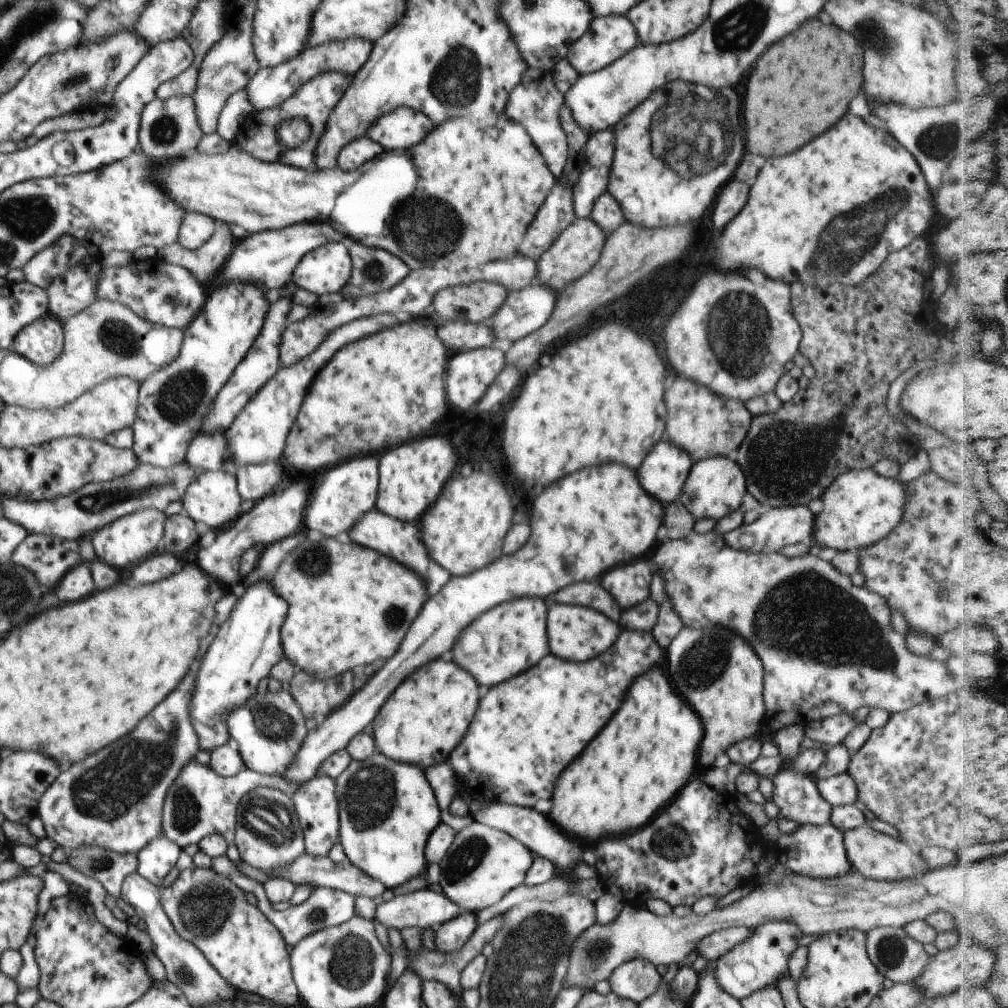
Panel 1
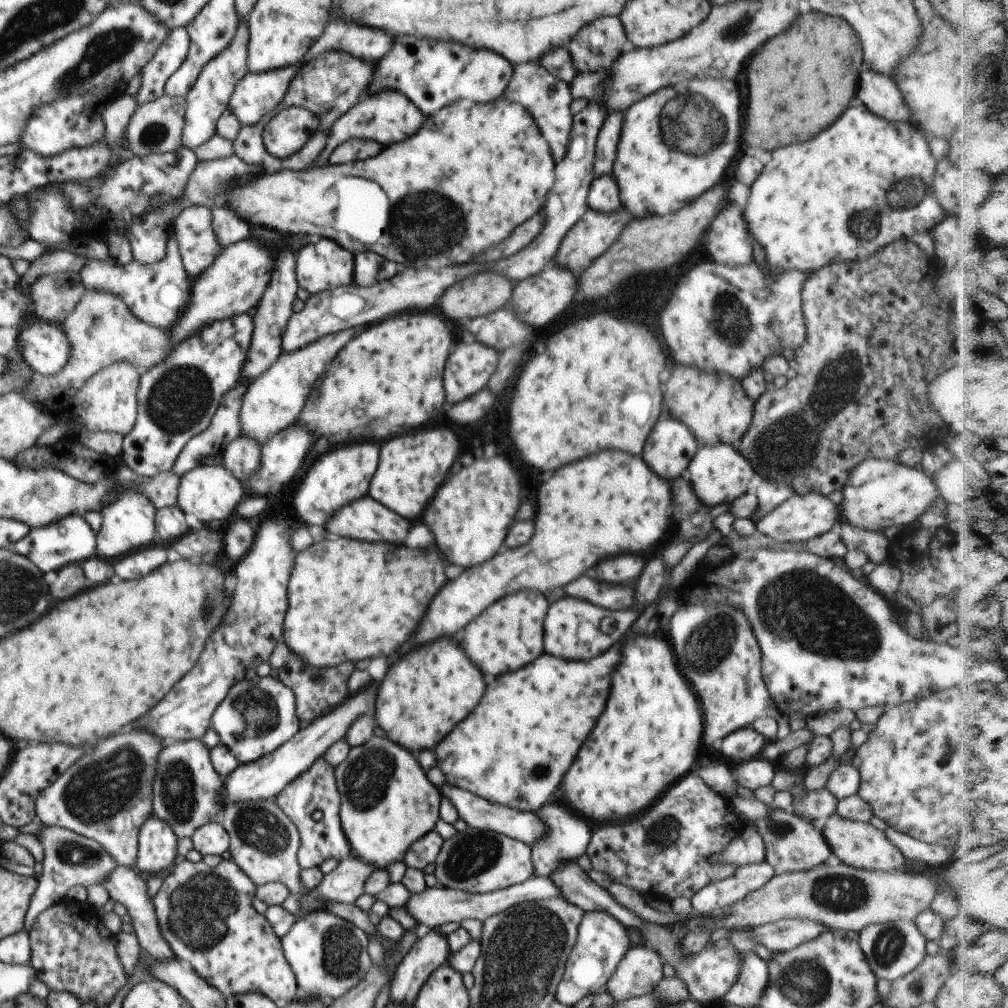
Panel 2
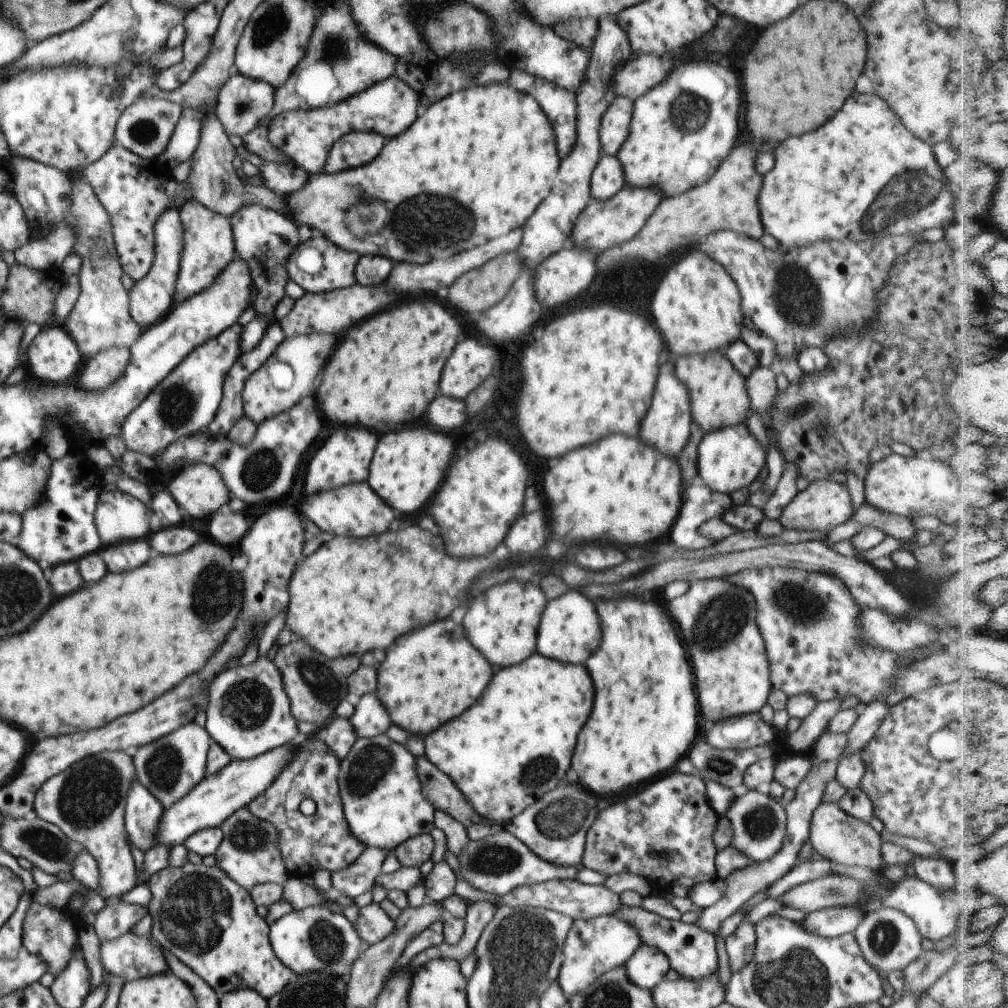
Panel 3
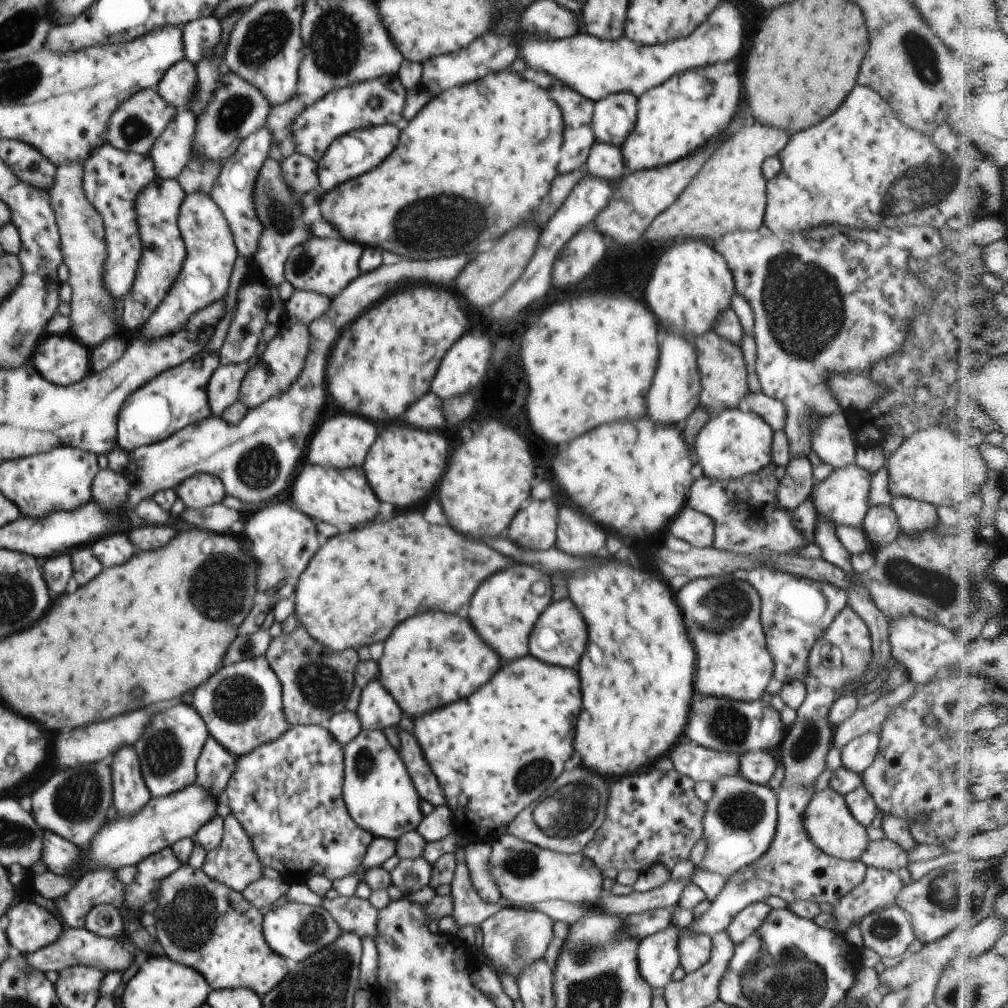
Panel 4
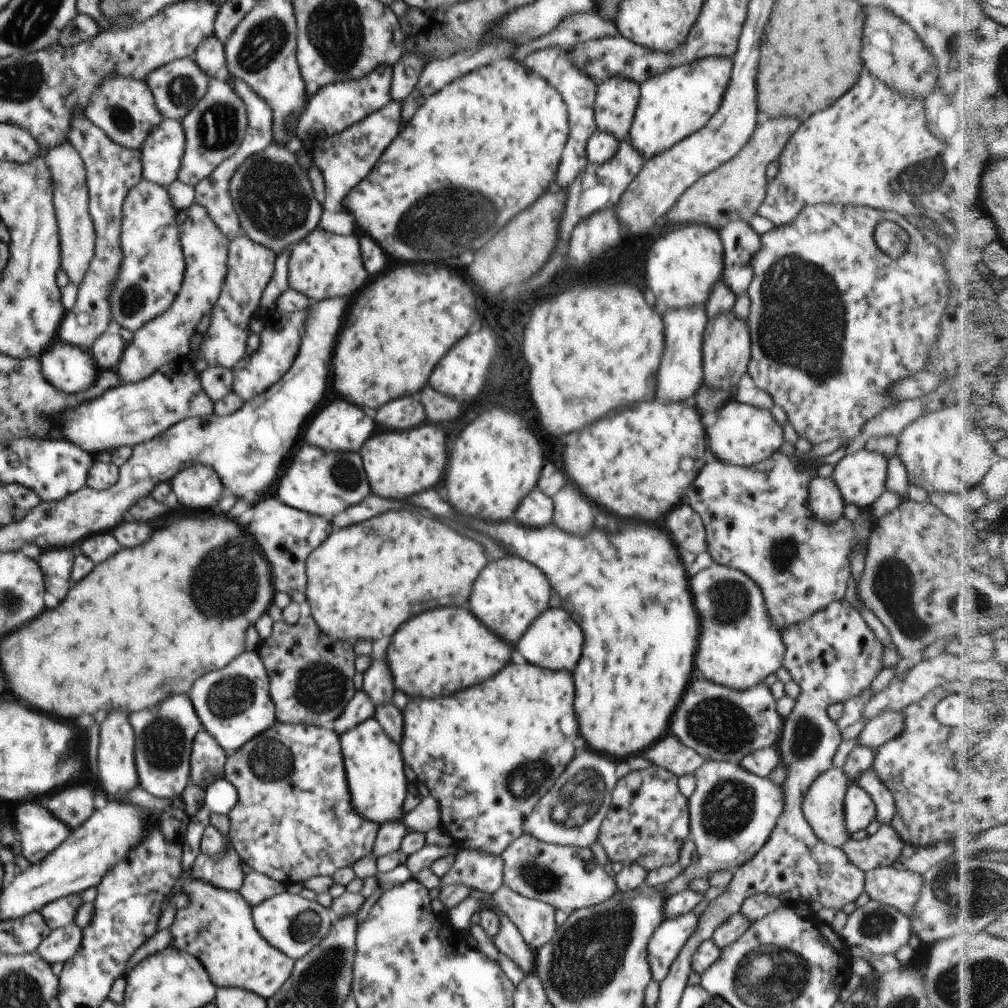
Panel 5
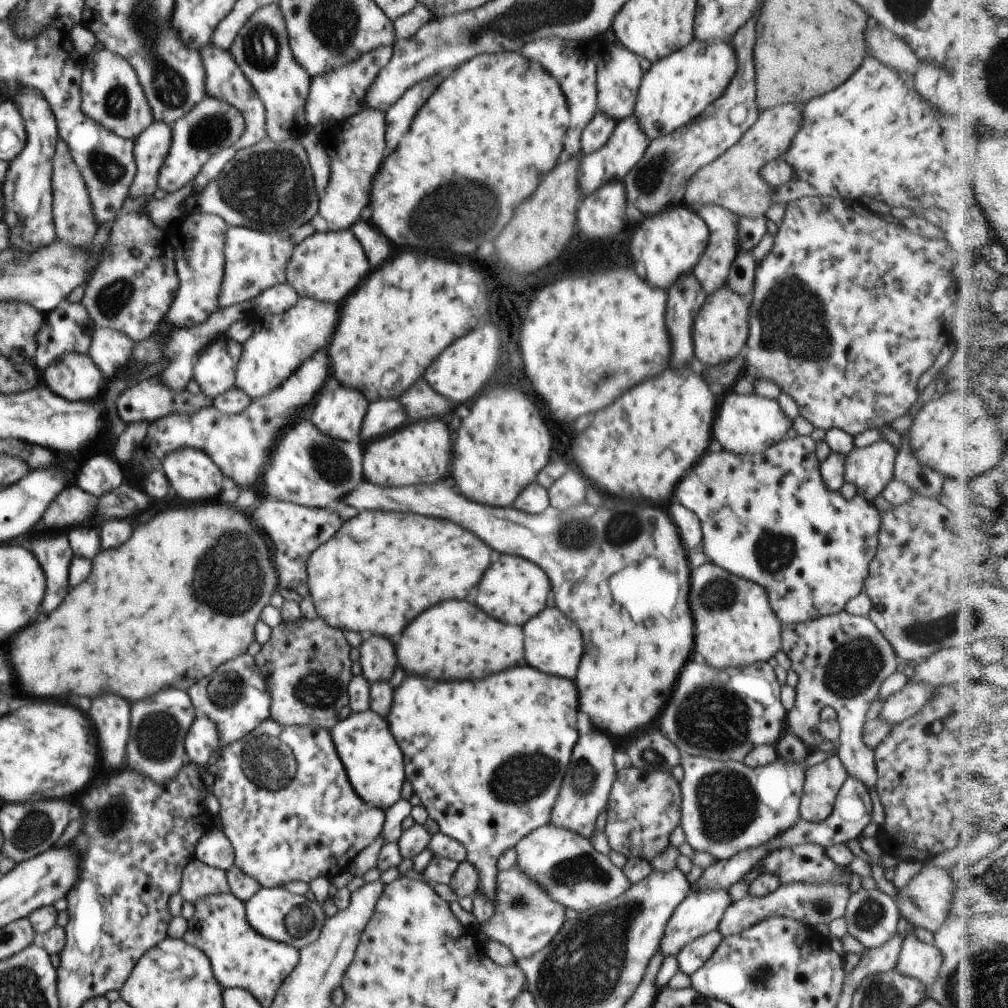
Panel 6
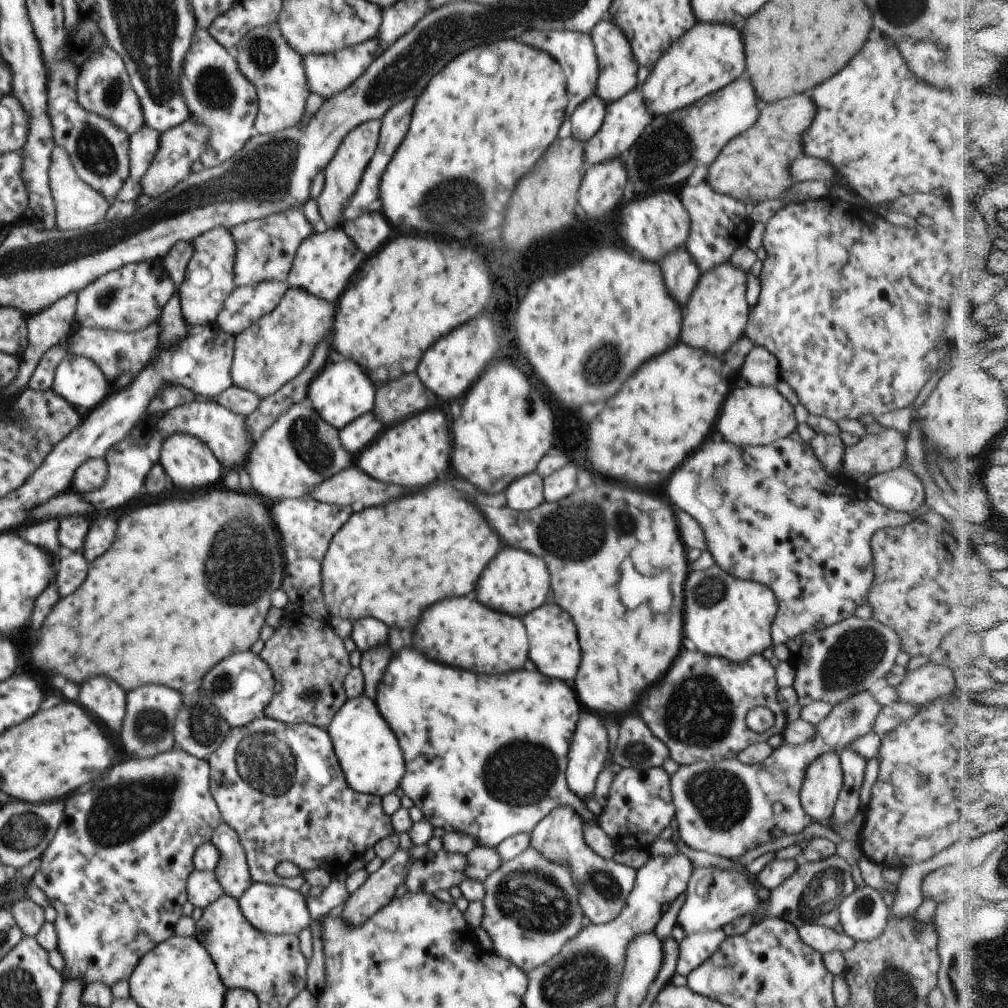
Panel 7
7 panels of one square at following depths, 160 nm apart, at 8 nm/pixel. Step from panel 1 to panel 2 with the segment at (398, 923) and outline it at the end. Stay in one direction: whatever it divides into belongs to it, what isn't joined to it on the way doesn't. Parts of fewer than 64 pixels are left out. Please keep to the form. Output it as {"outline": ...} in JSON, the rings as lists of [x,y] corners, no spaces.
{"outline":[[[533,875],[524,882],[512,885],[505,889],[498,889],[491,893],[474,894],[458,889],[435,886],[426,887],[422,893],[412,894],[403,906],[408,914],[423,926],[423,929],[436,929],[447,922],[462,922],[466,919],[478,919],[484,922],[488,917],[498,914],[514,905],[536,902],[560,896],[560,889],[553,883],[550,877],[537,877]]]}

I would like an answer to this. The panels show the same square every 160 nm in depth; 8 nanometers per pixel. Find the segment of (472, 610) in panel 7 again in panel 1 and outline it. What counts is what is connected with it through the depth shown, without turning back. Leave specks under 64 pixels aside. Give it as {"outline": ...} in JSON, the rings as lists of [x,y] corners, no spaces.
{"outline":[[[440,658],[436,662],[430,662],[430,670],[422,666],[418,672],[414,672],[414,676],[410,676],[410,680],[398,686],[398,690],[388,697],[374,718],[373,738],[376,750],[396,763],[414,765],[422,770],[446,761],[450,752],[462,742],[474,718],[474,712],[480,702],[478,696],[480,692],[476,680],[466,670],[458,668],[454,662],[445,662]]]}

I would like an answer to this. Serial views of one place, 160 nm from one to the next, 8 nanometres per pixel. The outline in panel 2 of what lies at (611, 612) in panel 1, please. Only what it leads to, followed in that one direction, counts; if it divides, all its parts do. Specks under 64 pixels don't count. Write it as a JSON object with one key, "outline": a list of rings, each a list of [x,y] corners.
{"outline":[[[582,576],[566,586],[568,597],[588,600],[592,604],[598,604],[602,608],[610,610],[624,610],[632,604],[634,588],[630,586],[614,586],[614,584],[602,584],[594,578]]]}

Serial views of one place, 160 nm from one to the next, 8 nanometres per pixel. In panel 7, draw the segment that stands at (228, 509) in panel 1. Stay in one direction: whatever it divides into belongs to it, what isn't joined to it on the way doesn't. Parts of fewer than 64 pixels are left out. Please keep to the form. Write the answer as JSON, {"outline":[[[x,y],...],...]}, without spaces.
{"outline":[[[176,432],[176,434],[168,436],[164,441],[160,455],[159,463],[164,468],[168,480],[172,480],[174,486],[178,486],[182,490],[214,486],[216,482],[220,482],[224,478],[226,472],[222,464],[216,460],[216,456],[212,454],[212,450],[200,438],[184,432]]]}

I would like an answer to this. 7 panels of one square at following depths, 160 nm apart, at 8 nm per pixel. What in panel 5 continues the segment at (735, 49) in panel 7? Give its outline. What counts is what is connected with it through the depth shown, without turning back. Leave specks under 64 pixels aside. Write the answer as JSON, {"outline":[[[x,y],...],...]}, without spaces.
{"outline":[[[706,58],[650,77],[639,86],[639,103],[628,136],[631,145],[648,160],[698,132],[720,108],[731,74],[730,58]]]}

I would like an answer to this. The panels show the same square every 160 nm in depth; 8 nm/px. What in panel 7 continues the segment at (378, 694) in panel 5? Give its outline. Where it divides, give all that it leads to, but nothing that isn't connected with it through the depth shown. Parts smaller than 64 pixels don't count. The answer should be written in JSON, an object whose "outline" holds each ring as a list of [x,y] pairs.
{"outline":[[[358,618],[352,623],[351,638],[357,650],[368,652],[388,643],[388,628],[376,618]]]}

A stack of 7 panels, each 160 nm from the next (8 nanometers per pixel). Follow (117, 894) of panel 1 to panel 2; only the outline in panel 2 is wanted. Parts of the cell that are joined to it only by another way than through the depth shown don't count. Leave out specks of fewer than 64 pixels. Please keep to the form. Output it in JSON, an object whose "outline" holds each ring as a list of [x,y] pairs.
{"outline":[[[43,825],[41,835],[35,836],[41,841],[45,850],[44,874],[40,876],[40,888],[32,895],[25,916],[28,934],[44,910],[66,898],[66,892],[69,888],[76,886],[76,884],[85,887],[90,886],[90,884],[103,885],[110,873],[119,867],[119,864],[99,842],[76,834],[74,831]]]}

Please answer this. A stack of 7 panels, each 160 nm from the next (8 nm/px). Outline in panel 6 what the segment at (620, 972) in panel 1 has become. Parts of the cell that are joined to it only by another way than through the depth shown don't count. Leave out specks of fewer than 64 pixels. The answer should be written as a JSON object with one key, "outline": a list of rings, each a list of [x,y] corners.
{"outline":[[[716,889],[694,892],[691,890],[691,893],[674,909],[672,916],[666,922],[659,944],[659,951],[664,959],[666,956],[676,957],[686,945],[690,945],[709,932],[716,931],[724,912],[731,904],[728,891]]]}

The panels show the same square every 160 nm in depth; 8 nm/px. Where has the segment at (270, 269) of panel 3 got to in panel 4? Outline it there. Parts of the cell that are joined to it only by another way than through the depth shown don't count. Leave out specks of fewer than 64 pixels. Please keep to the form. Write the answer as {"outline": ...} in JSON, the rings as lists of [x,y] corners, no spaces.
{"outline":[[[267,124],[249,134],[238,145],[234,154],[223,162],[218,180],[208,194],[218,204],[219,210],[224,212],[240,256],[244,256],[249,261],[253,261],[258,252],[258,240],[260,240],[260,234],[264,228],[256,216],[256,210],[254,210],[254,188],[256,188],[259,170],[269,157],[271,144],[272,133]]]}

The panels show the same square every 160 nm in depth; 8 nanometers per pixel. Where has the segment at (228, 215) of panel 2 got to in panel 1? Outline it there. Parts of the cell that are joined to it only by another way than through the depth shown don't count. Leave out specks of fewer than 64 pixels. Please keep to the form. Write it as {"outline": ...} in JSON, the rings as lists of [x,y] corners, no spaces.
{"outline":[[[218,226],[199,249],[184,249],[179,241],[174,241],[158,249],[158,256],[166,262],[189,270],[204,286],[214,280],[220,268],[225,265],[234,248],[234,236],[228,226]]]}

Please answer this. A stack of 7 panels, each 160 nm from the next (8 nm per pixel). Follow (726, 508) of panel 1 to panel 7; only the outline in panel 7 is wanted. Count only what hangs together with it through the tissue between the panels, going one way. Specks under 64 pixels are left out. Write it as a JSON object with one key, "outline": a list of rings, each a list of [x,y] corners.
{"outline":[[[749,384],[745,388],[732,390],[726,396],[716,428],[724,436],[724,440],[732,444],[761,446],[789,437],[797,428],[797,421],[794,407],[778,392],[776,387]]]}

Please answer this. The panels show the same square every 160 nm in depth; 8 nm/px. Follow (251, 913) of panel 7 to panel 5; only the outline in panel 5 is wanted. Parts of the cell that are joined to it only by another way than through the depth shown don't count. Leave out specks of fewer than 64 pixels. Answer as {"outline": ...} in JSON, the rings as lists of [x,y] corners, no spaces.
{"outline":[[[285,893],[273,896],[251,907],[254,926],[257,931],[274,948],[287,954],[293,961],[302,958],[313,946],[326,938],[337,916],[330,908],[326,908],[318,901],[311,901],[297,894]]]}

